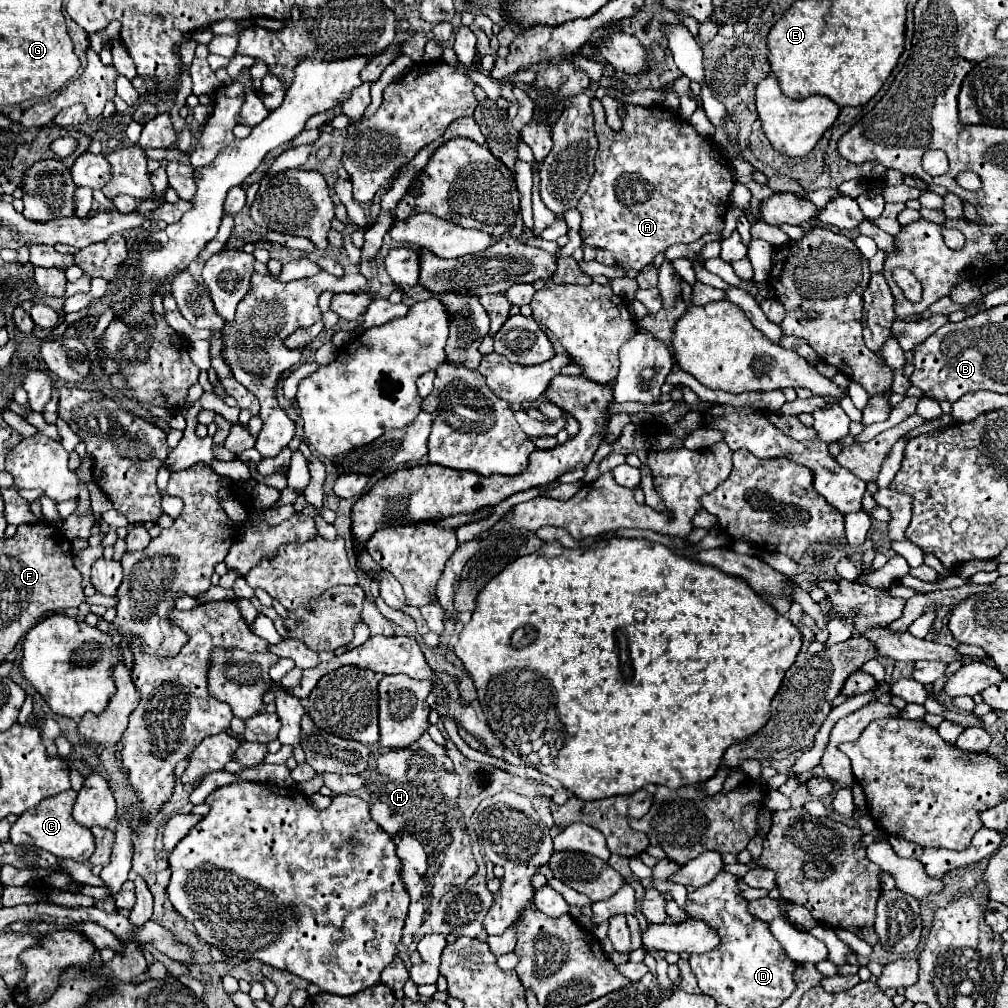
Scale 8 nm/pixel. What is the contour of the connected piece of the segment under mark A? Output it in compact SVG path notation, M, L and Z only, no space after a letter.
M597 98L593 100L599 150L595 156L593 182L577 204L577 210L583 216L579 234L583 244L611 250L619 268L633 268L639 272L671 244L691 244L705 234L719 234L725 226L725 212L735 178L729 160L721 154L713 140L699 136L689 122L677 118L669 108L637 106L629 102L621 102L621 108L625 110L623 130L615 132L605 122L603 104Z

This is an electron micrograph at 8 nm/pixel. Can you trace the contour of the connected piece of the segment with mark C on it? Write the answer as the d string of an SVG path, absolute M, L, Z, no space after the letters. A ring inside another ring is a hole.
M67 790L65 794L57 794L53 798L45 798L33 810L25 810L19 820L11 826L11 842L13 844L29 844L41 850L55 854L57 858L71 858L75 862L85 862L93 854L93 834L89 828L77 824L71 816L77 792Z

